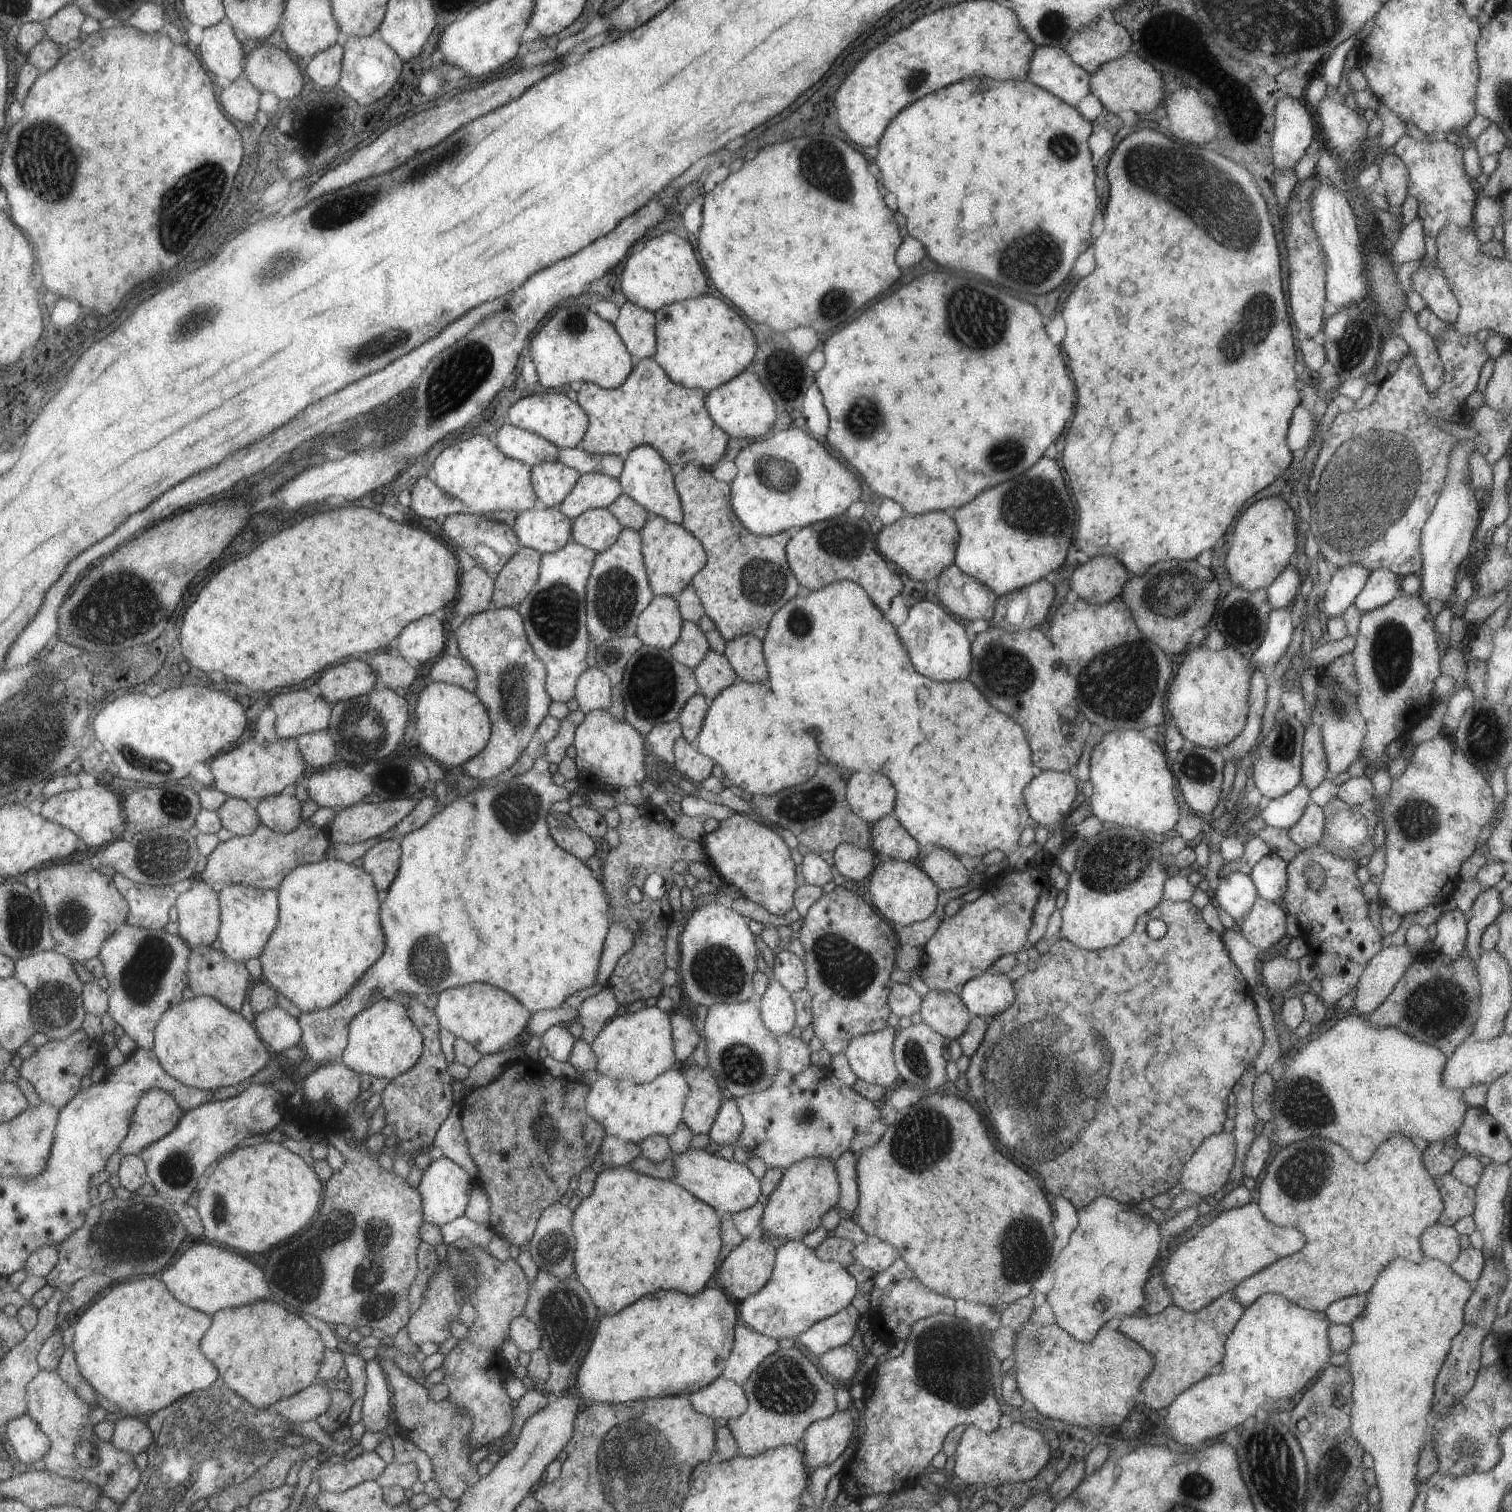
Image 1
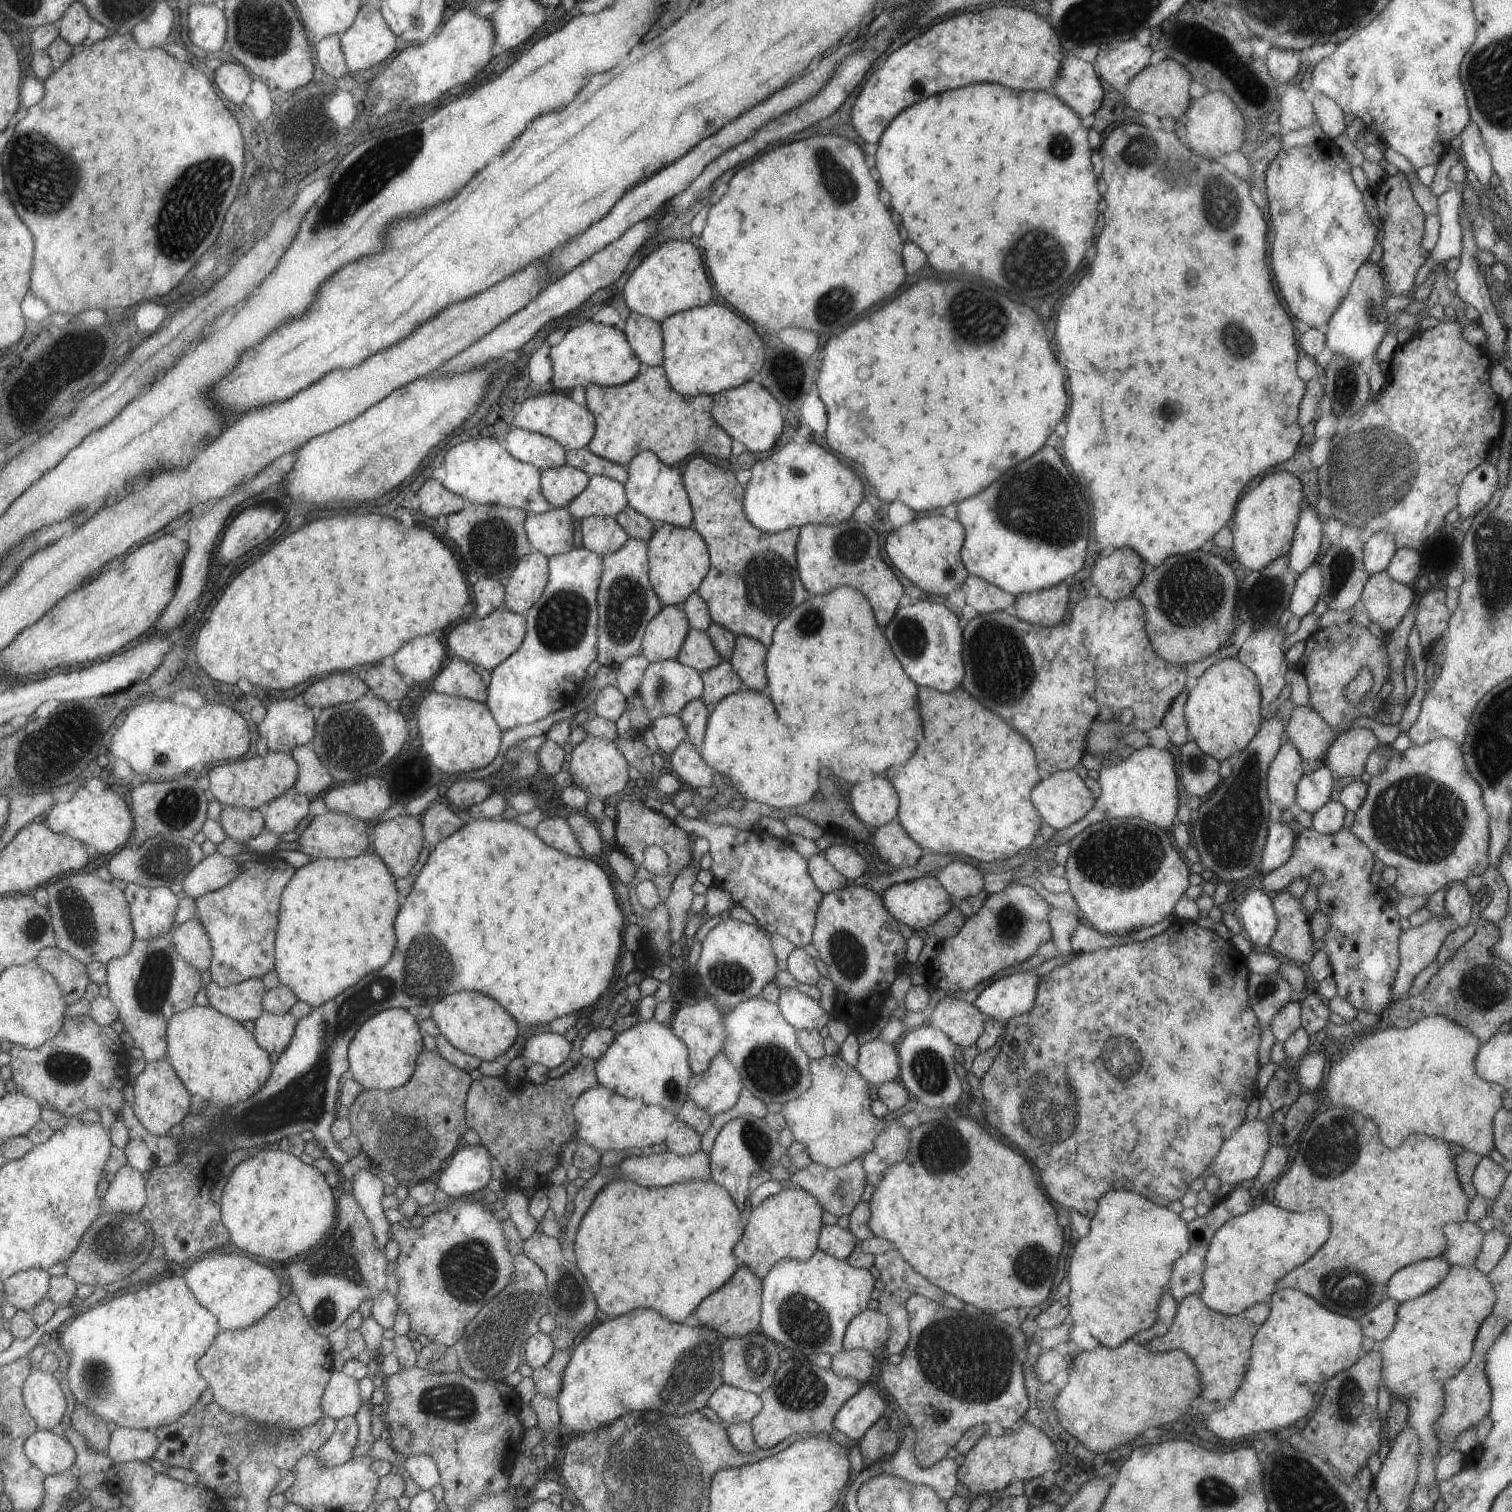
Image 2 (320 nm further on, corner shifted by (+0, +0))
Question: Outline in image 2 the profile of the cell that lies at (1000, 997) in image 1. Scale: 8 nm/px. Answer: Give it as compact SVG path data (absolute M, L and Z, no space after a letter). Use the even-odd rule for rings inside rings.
M1027 972L1003 976L981 990L972 1004L983 1016L1007 1022L1033 1006L1037 980L1037 974Z

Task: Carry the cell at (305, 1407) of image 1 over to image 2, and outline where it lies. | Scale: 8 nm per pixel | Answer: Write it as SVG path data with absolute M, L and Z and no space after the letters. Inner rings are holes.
M333 1371L320 1404L323 1414L335 1421L345 1416L354 1416L362 1405L357 1382L342 1371Z

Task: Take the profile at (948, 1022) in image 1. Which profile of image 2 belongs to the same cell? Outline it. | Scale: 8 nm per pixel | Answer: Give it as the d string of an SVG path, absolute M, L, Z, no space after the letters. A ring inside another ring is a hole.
M949 994L939 1000L927 1015L929 1026L941 1030L951 1043L962 1048L975 1045L975 1040L983 1032L985 1016L972 1003L968 1004Z

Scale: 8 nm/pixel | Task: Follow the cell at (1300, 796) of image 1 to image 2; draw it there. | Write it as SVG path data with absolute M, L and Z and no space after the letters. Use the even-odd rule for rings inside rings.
M1325 764L1303 775L1295 786L1294 810L1312 814L1330 801L1333 776Z

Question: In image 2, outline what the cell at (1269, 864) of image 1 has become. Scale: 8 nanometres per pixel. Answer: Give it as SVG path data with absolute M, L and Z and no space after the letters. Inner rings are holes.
M1281 821L1269 824L1265 845L1263 852L1261 852L1260 874L1269 874L1269 872L1273 872L1275 868L1287 862L1296 836L1287 824Z

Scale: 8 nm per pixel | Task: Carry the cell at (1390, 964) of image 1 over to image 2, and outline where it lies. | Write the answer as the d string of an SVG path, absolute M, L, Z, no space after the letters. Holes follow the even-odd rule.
M1432 915L1429 920L1420 926L1414 928L1409 927L1407 930L1400 932L1397 946L1399 963L1397 964L1397 971L1393 976L1393 982L1391 982L1389 986L1389 990L1391 990L1391 1001L1406 997L1417 974L1419 974L1429 962L1433 962L1435 959L1435 954L1437 954L1439 948L1441 948L1441 944L1443 944L1443 938L1457 928L1457 924L1455 924L1449 916Z

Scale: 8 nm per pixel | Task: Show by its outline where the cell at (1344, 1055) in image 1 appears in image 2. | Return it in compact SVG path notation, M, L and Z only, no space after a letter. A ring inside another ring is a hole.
M1439 1015L1419 1019L1407 1027L1390 1028L1382 1023L1374 1033L1356 1035L1334 1062L1327 1063L1320 1097L1326 1106L1349 1108L1363 1118L1375 1120L1381 1142L1387 1148L1397 1148L1407 1134L1421 1132L1427 1136L1458 1144L1465 1150L1489 1156L1494 1149L1492 1118L1502 1108L1502 1086L1483 1080L1474 1069L1474 1060L1480 1049L1478 1038L1464 1026Z

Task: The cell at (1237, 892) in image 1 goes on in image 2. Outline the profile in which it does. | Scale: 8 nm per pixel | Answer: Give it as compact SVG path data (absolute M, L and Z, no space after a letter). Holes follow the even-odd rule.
M1247 890L1236 913L1240 927L1258 951L1268 951L1269 940L1277 926L1271 899L1264 890Z

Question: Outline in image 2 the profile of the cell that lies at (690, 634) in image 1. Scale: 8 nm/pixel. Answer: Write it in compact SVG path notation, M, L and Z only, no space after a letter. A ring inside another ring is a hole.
M690 627L675 660L679 664L689 666L698 672L714 668L723 661L713 648L711 640L707 638L705 631L691 629Z

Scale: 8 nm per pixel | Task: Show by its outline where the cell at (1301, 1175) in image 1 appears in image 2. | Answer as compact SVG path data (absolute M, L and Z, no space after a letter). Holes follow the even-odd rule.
M1337 1106L1323 1107L1306 1124L1299 1134L1295 1160L1289 1170L1277 1178L1274 1192L1274 1203L1281 1210L1302 1213L1321 1208L1331 1220L1329 1240L1309 1260L1305 1260L1305 1264L1297 1266L1289 1274L1283 1274L1275 1282L1275 1291L1295 1288L1330 1312L1355 1321L1386 1299L1385 1288L1393 1272L1444 1254L1446 1241L1443 1226L1466 1221L1470 1202L1461 1189L1449 1143L1423 1134L1409 1134L1399 1148L1389 1150L1377 1142L1377 1126L1369 1118ZM1347 1268L1353 1268L1359 1277L1347 1276L1351 1274Z

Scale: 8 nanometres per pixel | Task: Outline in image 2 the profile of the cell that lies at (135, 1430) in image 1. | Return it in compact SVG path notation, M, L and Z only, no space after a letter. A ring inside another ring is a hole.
M115 1427L109 1436L108 1456L112 1463L148 1461L159 1449L159 1438L151 1429Z

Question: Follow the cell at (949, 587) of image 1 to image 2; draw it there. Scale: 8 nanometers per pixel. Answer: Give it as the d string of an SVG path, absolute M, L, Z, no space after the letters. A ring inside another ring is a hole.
M974 575L965 576L959 588L965 595L965 604L971 606L977 615L1010 611L1015 601L1011 594Z

